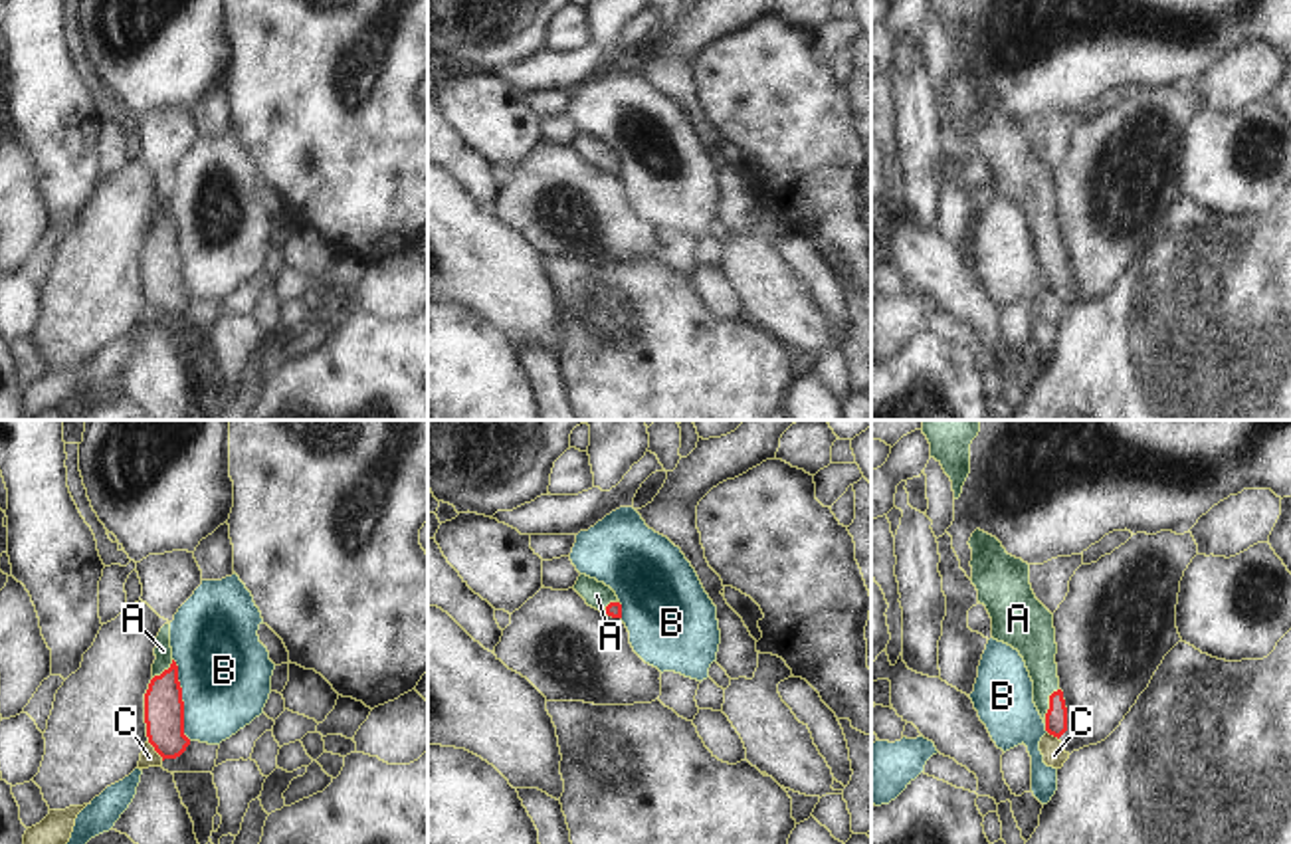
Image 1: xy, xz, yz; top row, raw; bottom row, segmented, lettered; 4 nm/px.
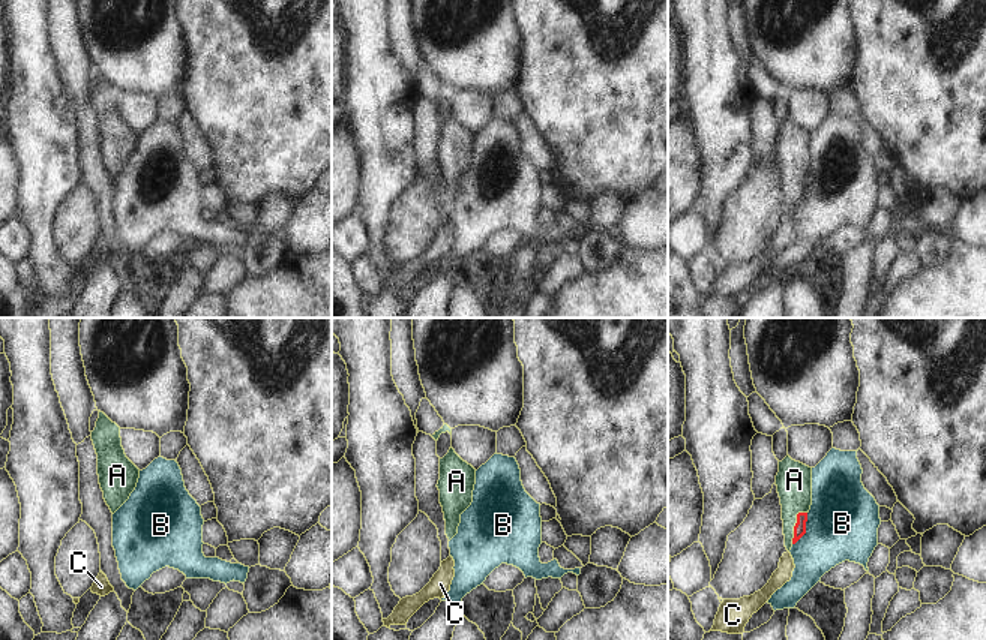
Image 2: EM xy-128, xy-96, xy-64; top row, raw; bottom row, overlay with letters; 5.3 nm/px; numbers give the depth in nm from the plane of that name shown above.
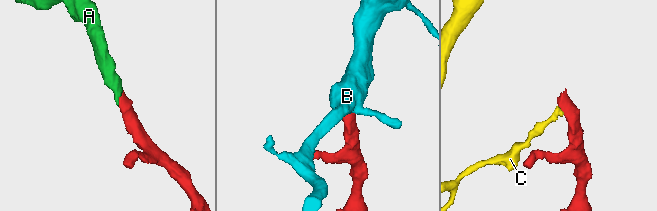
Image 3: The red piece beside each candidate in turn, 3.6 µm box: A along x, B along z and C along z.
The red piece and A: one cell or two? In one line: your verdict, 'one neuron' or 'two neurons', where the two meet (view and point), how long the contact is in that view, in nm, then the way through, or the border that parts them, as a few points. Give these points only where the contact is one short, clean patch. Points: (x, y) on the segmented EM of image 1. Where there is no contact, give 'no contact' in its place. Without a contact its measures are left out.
one neuron | yz (1050, 706) | 160 nm | across yz (1056, 720), (1050, 706), (1038, 648)

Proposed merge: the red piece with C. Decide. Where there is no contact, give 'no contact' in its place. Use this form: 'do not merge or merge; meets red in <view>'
do not merge; meets red in xy

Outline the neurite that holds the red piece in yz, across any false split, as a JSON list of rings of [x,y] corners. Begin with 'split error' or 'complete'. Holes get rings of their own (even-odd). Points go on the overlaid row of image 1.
split error; [[[980,529],[968,545],[970,580],[992,618],[992,638],[1020,652],[1045,731],[1059,739],[1067,731],[1067,707],[1057,678],[1053,614],[1036,598],[1028,563],[1008,555],[996,537]]]

